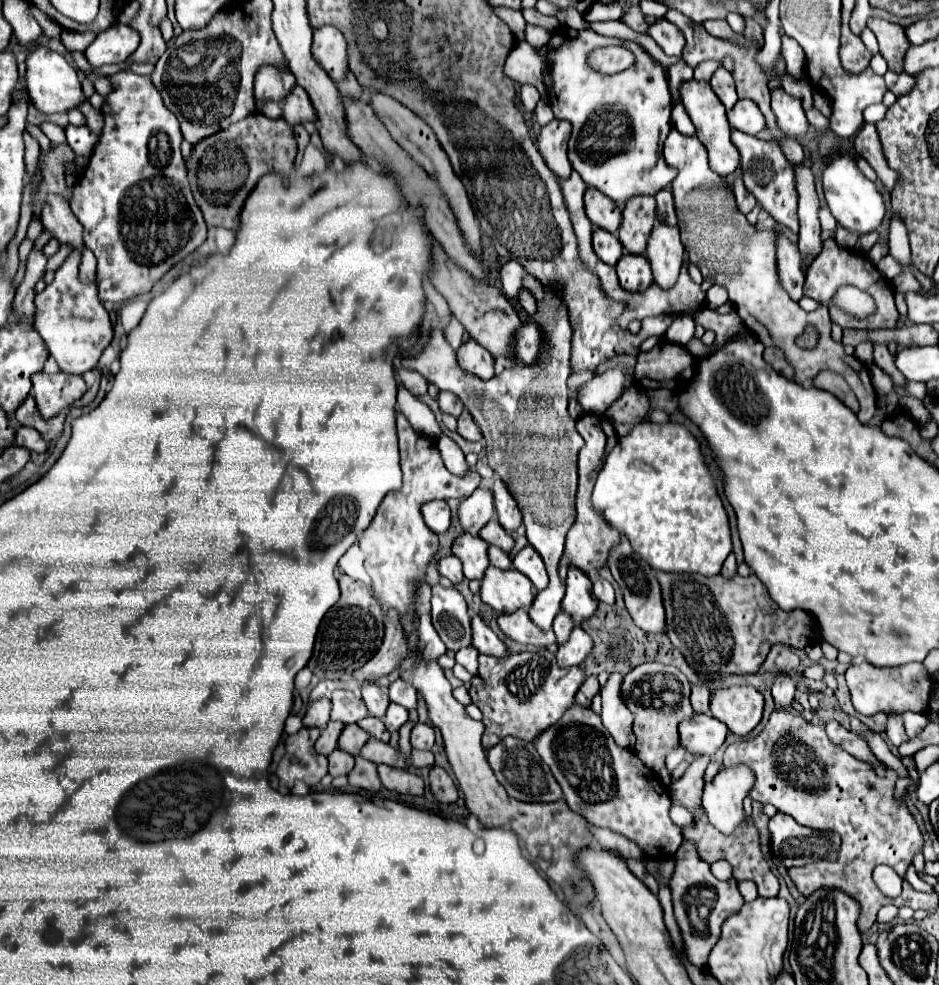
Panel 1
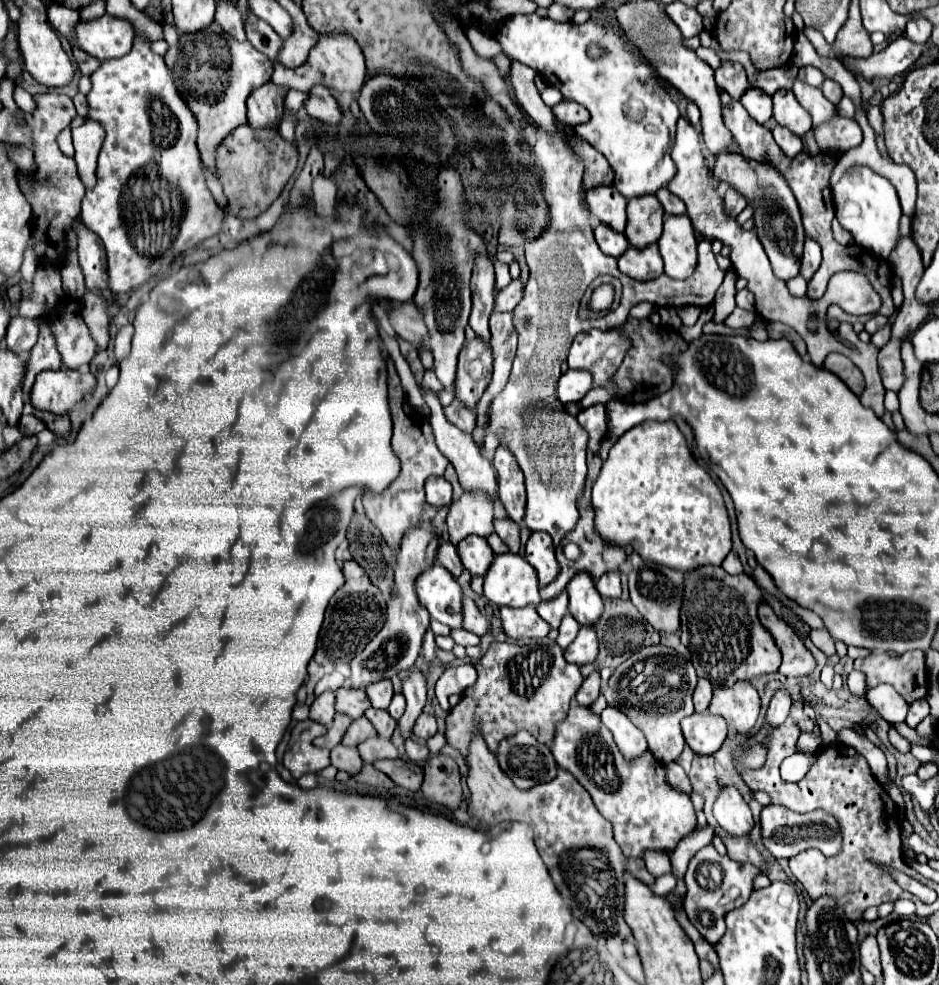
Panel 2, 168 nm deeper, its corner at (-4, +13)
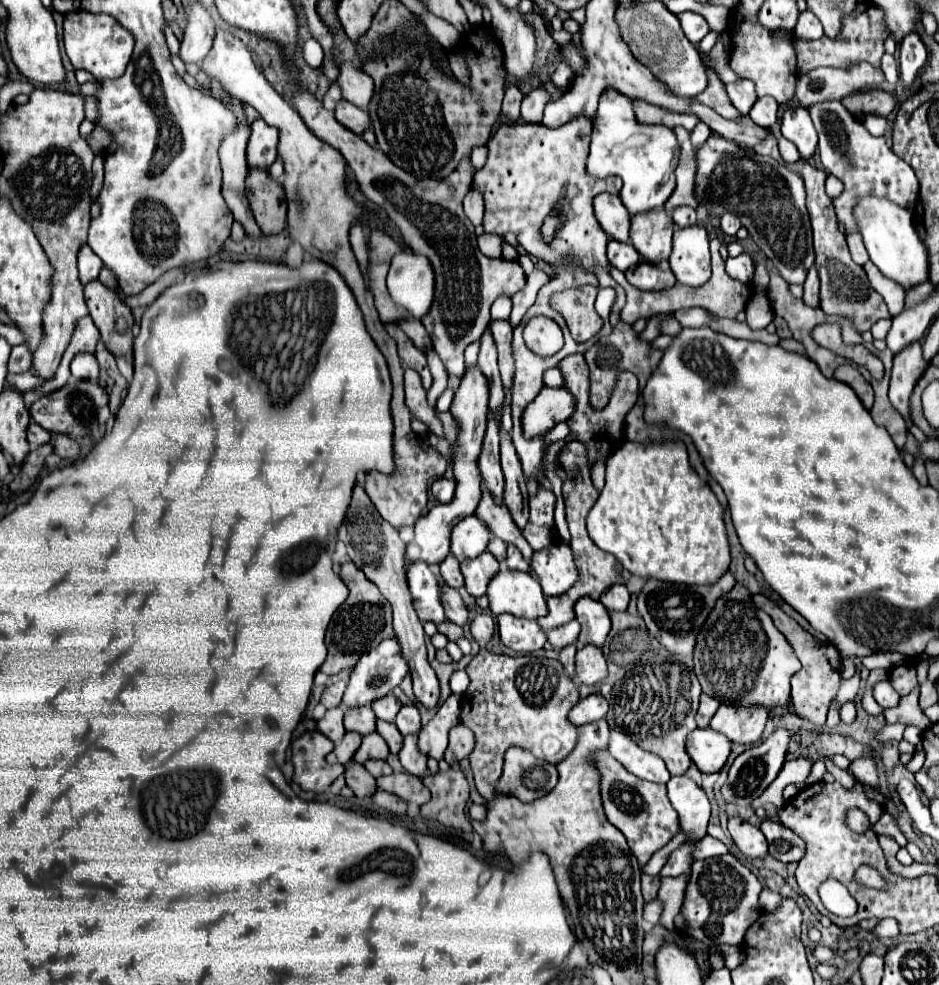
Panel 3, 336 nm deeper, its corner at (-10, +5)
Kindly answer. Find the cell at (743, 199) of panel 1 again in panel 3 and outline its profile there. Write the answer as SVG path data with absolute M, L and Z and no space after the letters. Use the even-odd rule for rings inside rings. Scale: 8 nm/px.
M723 213L723 217L721 217L721 231L725 233L725 235L731 235L731 237L735 237L735 233L741 229L741 221L739 221L739 217L735 215L735 213Z

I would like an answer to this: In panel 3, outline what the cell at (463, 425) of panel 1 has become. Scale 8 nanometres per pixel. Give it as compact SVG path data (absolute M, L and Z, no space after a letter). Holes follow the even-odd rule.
M447 411L447 413L439 413L439 419L443 421L443 427L445 427L445 437L447 437L447 441L455 441L457 439L457 435L459 435L459 423L457 423L457 419Z

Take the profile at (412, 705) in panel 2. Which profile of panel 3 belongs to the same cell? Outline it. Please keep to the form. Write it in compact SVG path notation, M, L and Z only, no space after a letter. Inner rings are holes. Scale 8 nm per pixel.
M417 733L405 735L403 747L399 751L399 759L401 759L401 765L405 767L405 771L409 771L411 775L421 777L427 771L427 755L421 753L417 747Z

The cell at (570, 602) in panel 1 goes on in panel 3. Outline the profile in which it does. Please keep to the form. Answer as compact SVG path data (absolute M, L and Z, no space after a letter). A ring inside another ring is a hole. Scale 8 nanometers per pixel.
M581 597L575 603L575 615L577 615L577 621L581 623L579 643L581 645L593 643L593 645L601 647L611 629L611 619L609 619L607 607L601 601L595 601L591 597Z

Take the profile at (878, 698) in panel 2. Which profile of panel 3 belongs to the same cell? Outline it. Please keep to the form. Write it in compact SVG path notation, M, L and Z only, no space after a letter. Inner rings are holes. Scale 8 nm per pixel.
M887 681L877 683L877 687L875 687L875 691L873 691L873 697L875 697L875 701L879 703L881 709L897 707L897 705L899 705L899 699L901 699L901 697L897 695L897 691L893 691L893 687L889 687Z

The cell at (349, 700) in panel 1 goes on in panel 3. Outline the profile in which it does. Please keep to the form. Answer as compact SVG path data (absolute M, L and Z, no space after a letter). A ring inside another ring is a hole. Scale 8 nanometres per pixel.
M369 705L365 707L351 707L351 709L345 709L345 717L343 717L343 723L345 723L345 729L347 731L357 731L361 735L367 735L371 731L375 731L375 713Z

